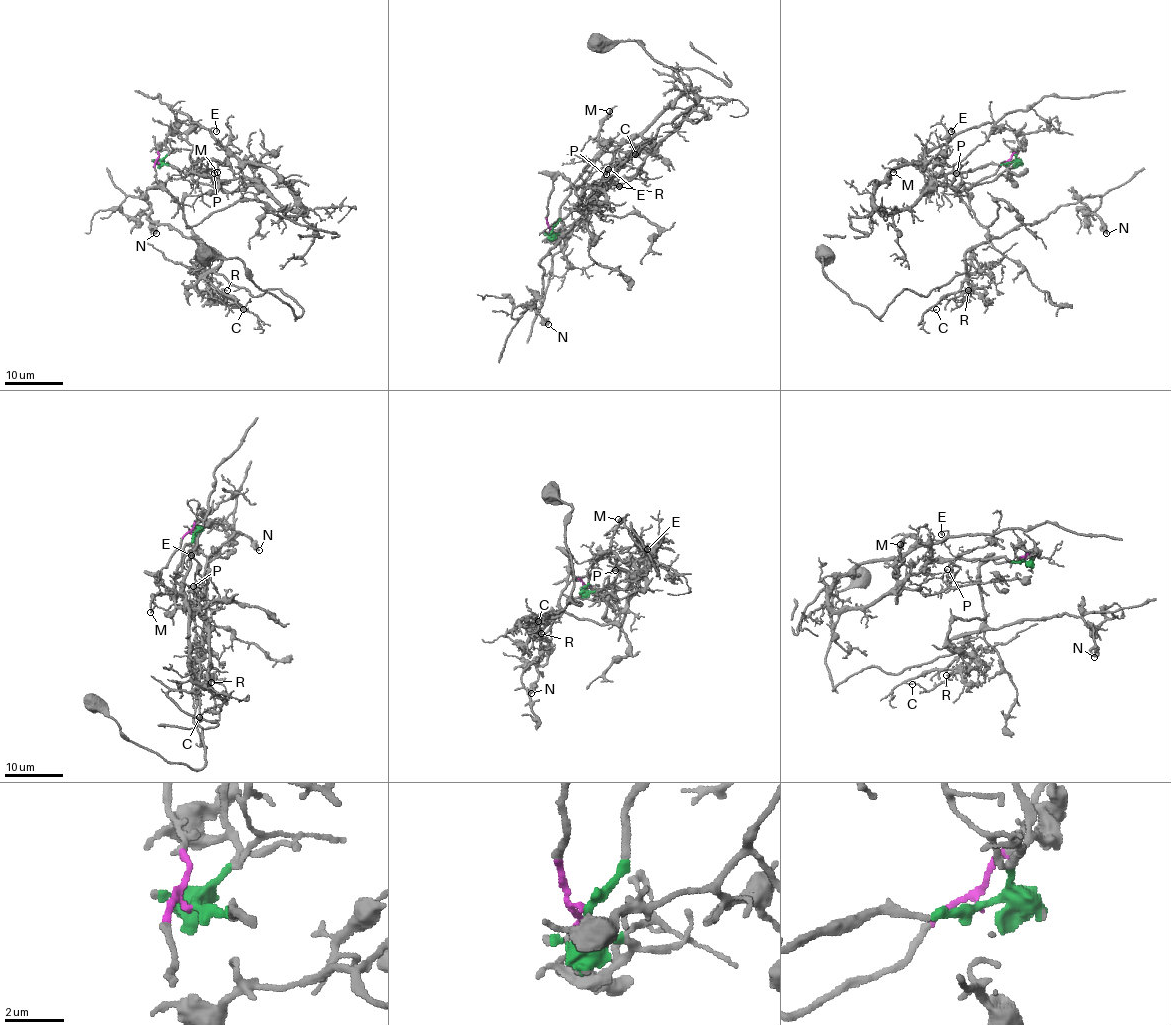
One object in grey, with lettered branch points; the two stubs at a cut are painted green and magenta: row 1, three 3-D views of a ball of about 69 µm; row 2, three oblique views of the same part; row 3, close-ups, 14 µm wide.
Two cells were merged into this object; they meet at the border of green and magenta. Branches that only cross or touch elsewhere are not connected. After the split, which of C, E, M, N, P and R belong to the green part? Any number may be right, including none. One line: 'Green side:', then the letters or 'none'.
Green side: E, M, P

